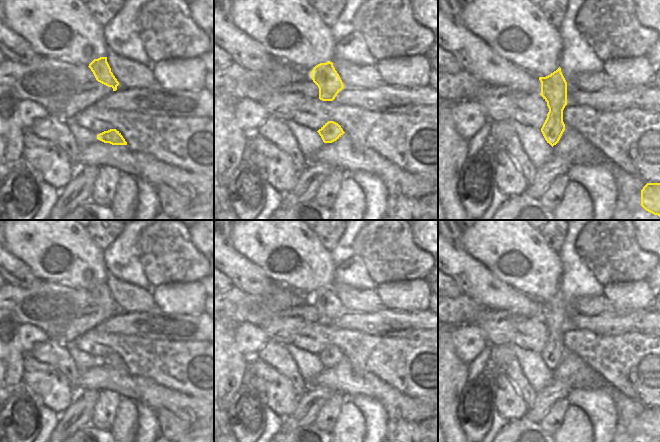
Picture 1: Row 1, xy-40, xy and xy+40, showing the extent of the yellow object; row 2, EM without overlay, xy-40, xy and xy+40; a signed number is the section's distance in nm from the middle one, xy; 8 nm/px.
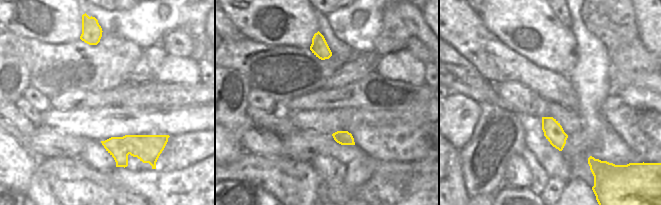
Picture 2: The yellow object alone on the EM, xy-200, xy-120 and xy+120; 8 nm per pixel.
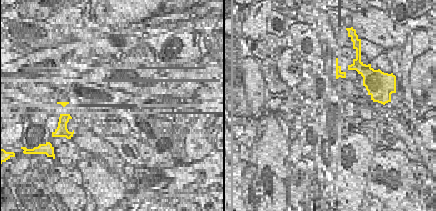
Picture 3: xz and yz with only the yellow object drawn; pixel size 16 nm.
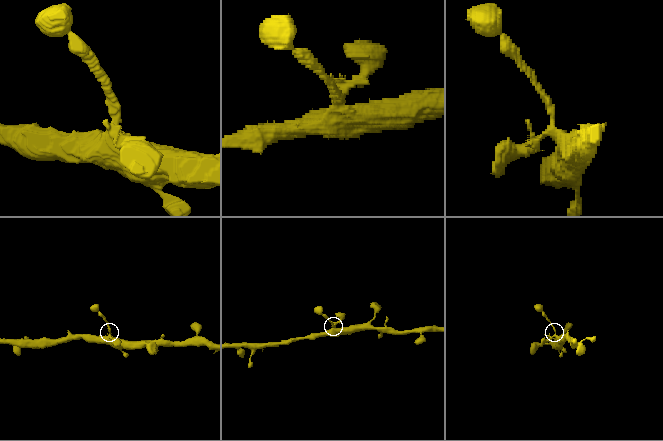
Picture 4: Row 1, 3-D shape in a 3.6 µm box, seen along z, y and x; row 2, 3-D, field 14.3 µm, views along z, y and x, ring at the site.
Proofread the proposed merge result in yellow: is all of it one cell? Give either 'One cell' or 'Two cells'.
One cell

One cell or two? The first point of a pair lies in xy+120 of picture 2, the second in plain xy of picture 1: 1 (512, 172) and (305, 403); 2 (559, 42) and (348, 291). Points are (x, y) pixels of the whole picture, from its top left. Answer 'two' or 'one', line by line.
1: two
2: two

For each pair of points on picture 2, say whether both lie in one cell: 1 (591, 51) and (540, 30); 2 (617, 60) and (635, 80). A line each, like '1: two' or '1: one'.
1: two
2: two

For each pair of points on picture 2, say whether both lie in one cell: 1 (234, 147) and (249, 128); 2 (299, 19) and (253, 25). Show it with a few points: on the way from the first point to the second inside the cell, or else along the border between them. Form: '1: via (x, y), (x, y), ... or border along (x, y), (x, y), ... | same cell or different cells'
1: border along (240, 144), (244, 150) | different cells
2: via (288, 30), (280, 38), (273, 41), (264, 35) | same cell

